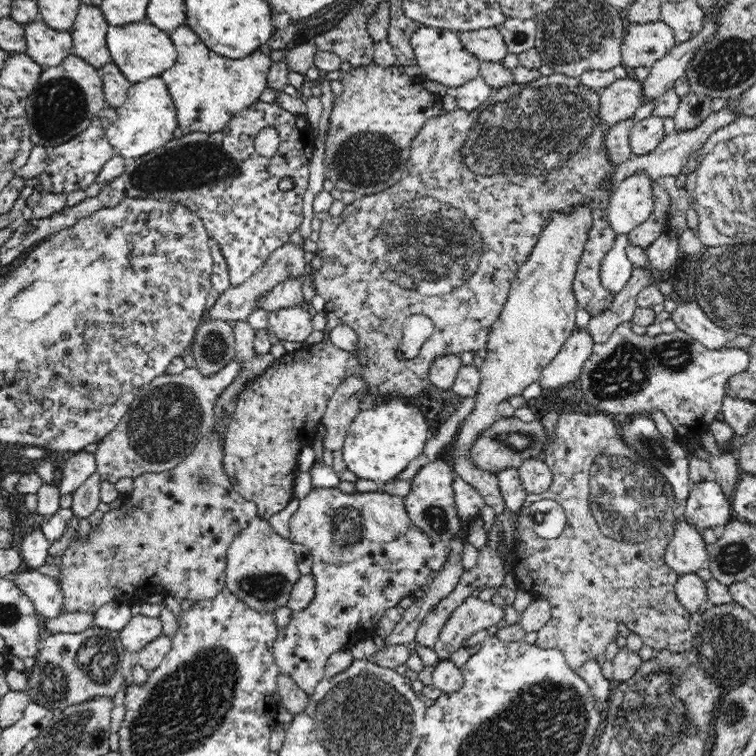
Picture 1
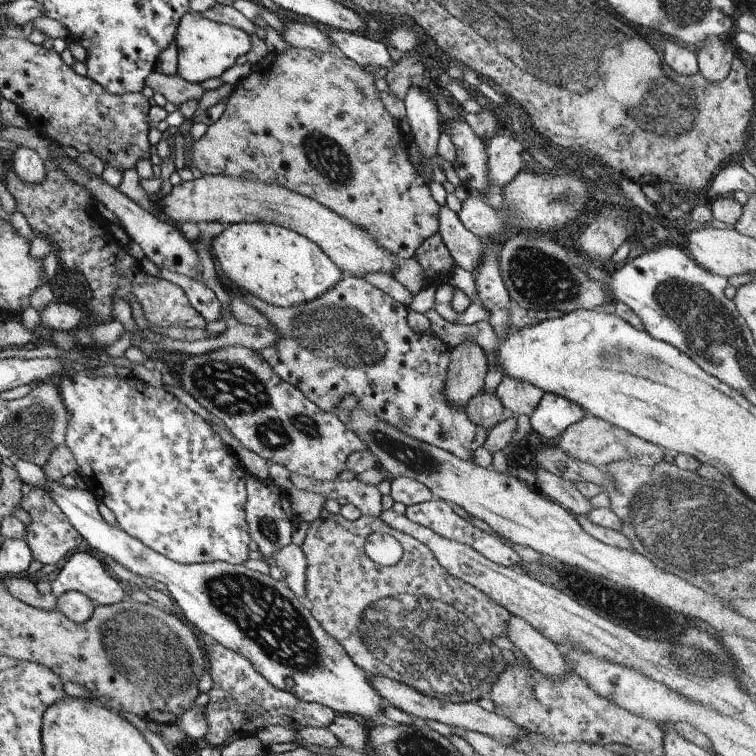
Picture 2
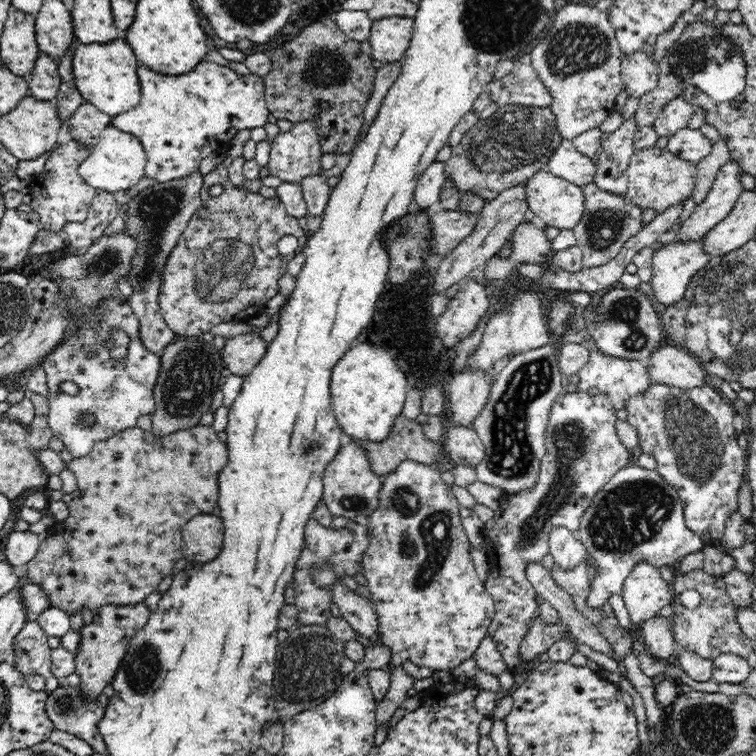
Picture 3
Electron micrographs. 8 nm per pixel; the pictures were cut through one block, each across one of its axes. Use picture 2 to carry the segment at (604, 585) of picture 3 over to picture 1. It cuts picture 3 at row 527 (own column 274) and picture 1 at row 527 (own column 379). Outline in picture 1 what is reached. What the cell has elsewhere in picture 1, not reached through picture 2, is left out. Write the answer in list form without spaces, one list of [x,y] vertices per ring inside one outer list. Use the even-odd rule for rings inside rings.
[[[713,478],[691,486],[684,517],[698,530],[724,526],[732,519],[732,502]]]

